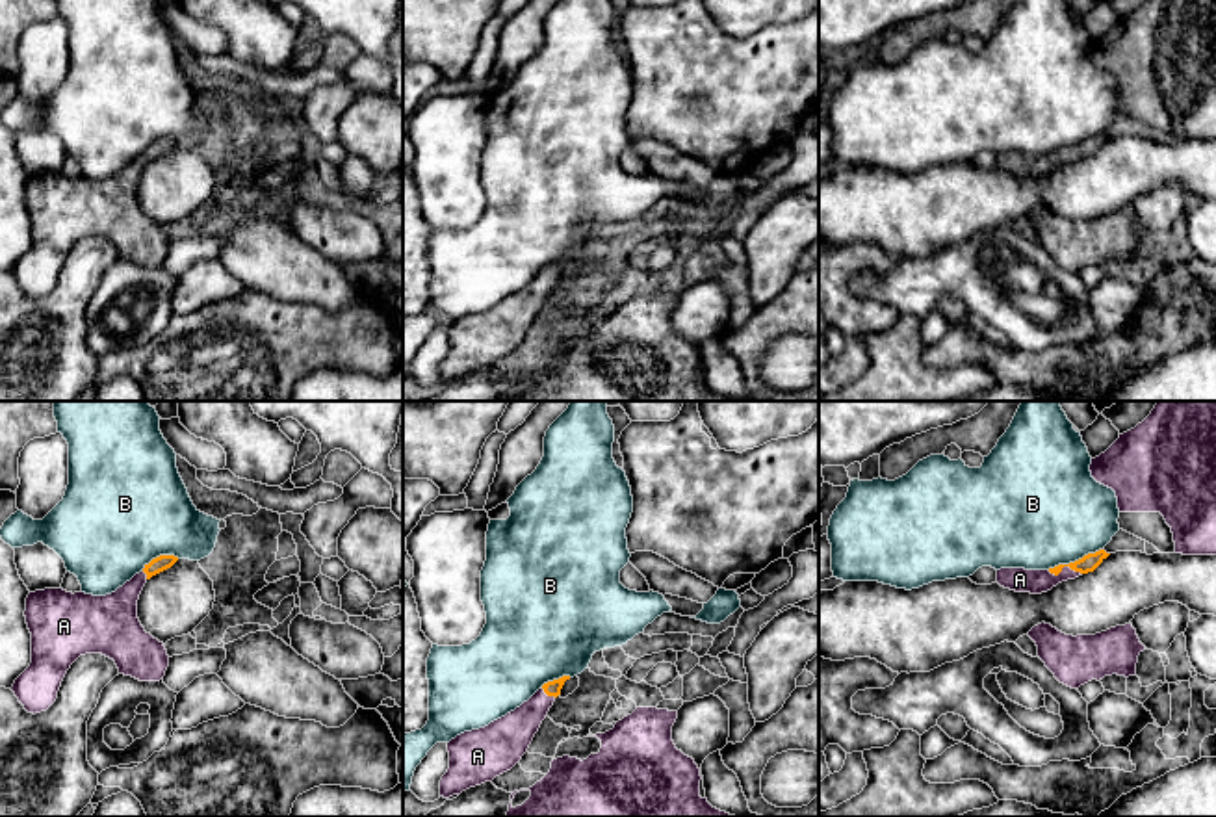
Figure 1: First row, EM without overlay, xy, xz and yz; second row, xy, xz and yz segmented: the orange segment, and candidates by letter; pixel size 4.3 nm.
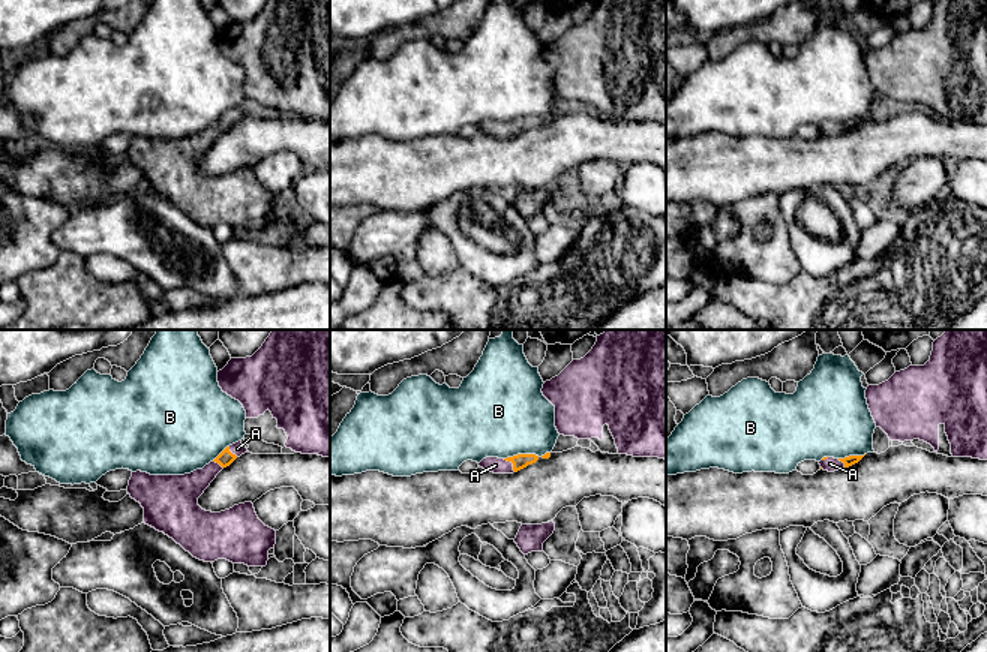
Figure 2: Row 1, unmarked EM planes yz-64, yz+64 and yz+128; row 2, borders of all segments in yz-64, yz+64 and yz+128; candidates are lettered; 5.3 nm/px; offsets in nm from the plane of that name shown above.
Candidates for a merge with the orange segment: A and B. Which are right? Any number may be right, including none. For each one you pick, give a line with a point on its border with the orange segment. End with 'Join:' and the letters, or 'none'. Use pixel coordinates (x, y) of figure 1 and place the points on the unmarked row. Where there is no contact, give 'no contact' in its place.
A: yz (1064, 149)
Join: A

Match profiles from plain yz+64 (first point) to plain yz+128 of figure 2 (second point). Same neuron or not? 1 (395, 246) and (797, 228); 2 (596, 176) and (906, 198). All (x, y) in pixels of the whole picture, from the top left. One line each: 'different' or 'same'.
1: same
2: same

